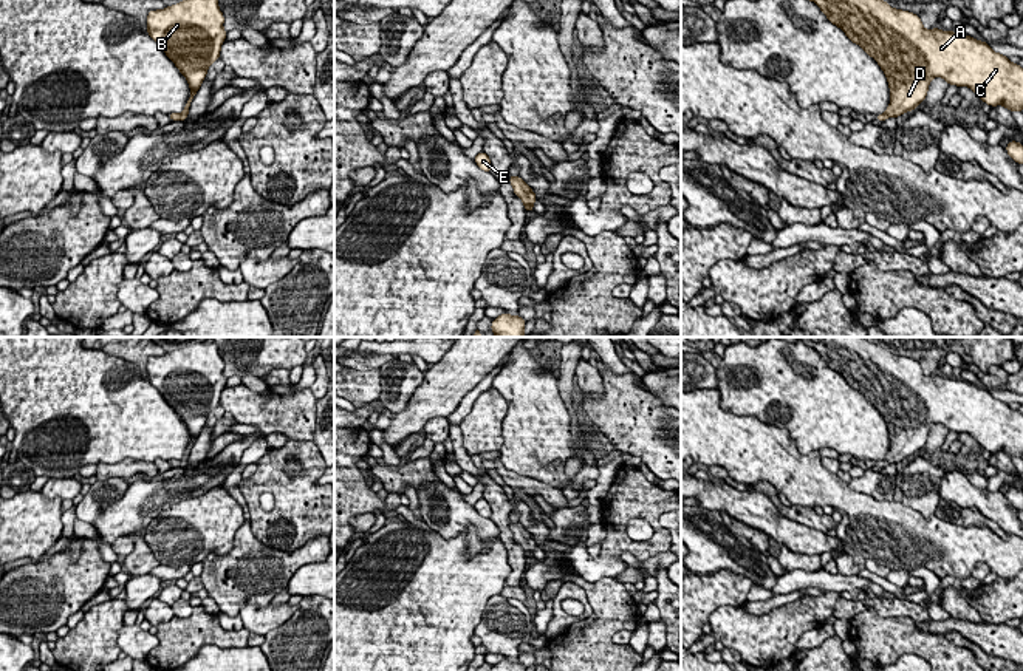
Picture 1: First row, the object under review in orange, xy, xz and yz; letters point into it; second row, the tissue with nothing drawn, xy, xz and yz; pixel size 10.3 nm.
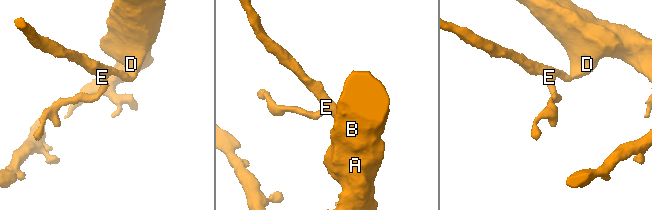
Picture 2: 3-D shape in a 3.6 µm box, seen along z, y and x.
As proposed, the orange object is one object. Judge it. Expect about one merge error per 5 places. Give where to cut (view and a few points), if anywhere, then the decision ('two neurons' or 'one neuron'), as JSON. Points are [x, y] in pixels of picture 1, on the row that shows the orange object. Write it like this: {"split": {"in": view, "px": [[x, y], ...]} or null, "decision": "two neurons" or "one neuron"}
{"split": null, "decision": "one neuron"}

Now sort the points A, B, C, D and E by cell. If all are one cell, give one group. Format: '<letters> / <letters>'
A B C D E

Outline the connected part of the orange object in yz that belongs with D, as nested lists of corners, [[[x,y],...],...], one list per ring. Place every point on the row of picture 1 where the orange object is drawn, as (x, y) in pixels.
[[[884,0],[809,2],[814,2],[826,19],[873,57],[884,71],[891,99],[885,113],[876,114],[879,122],[918,108],[935,77],[944,79],[949,85],[970,88],[990,107],[1003,105],[1009,111],[1023,111],[1023,68],[995,53],[987,42],[955,31],[925,29],[916,14],[891,8]]]

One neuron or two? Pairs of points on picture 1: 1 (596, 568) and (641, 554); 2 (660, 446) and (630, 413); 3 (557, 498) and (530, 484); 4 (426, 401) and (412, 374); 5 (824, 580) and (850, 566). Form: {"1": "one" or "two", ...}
{"1": "two", "2": "one", "3": "one", "4": "two", "5": "two"}

